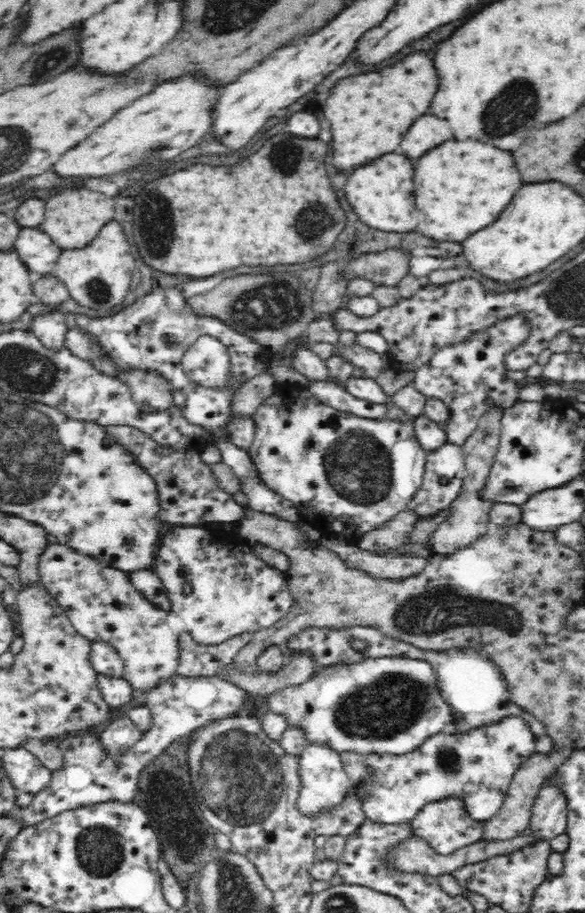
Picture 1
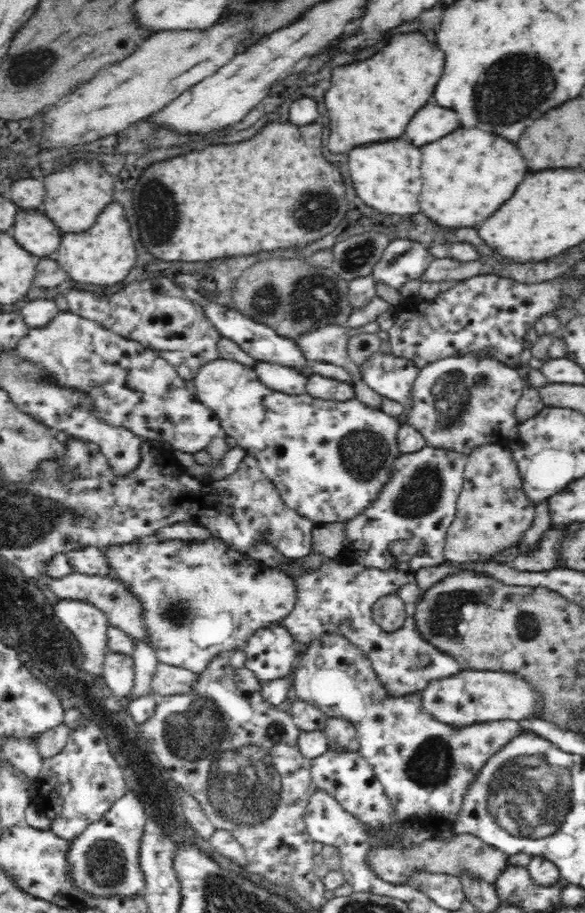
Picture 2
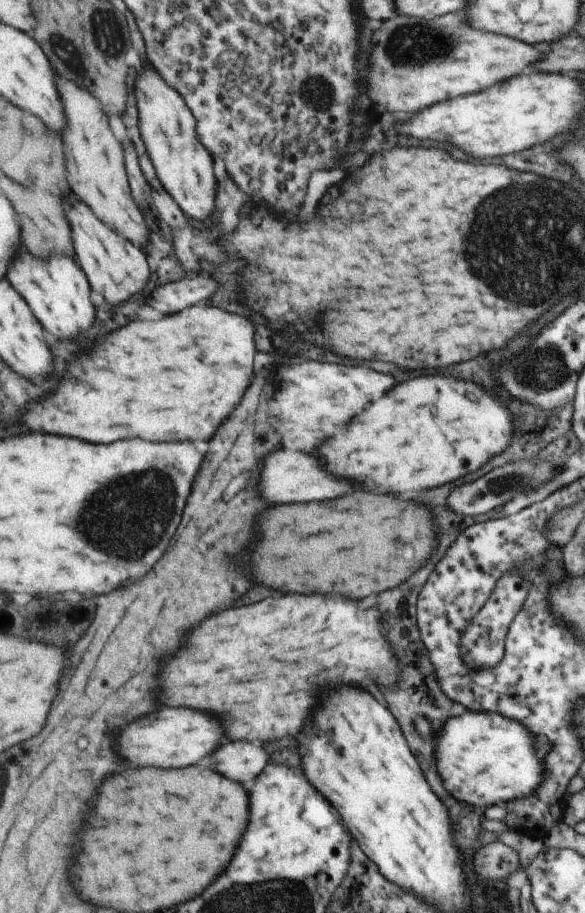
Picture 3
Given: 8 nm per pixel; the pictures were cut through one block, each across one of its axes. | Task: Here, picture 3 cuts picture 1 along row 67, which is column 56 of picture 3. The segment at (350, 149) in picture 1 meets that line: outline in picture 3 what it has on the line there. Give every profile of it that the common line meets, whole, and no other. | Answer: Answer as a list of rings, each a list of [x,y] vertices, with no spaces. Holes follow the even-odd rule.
[[[208,304],[192,306],[192,308],[188,308],[180,314],[164,318],[162,322],[158,322],[158,326],[156,326],[156,322],[134,322],[134,324],[126,326],[126,330],[118,330],[116,334],[110,334],[110,348],[108,348],[108,338],[104,338],[92,354],[86,354],[86,358],[82,356],[72,366],[74,368],[72,374],[68,374],[68,378],[64,380],[60,390],[54,394],[54,400],[48,398],[46,402],[40,402],[38,406],[34,404],[34,408],[24,416],[24,420],[32,430],[46,430],[50,434],[54,432],[54,434],[64,434],[64,436],[70,434],[74,438],[84,438],[84,440],[98,442],[98,444],[112,444],[112,442],[118,442],[118,440],[132,440],[132,438],[144,438],[144,440],[152,440],[152,442],[184,442],[184,440],[206,442],[218,432],[218,428],[224,424],[224,420],[228,420],[232,416],[232,412],[238,408],[246,390],[252,384],[254,362],[256,362],[256,354],[258,354],[256,334],[258,334],[258,328],[256,328],[254,320],[250,320],[248,316],[232,314],[232,312],[226,312],[222,308],[208,306]]]

